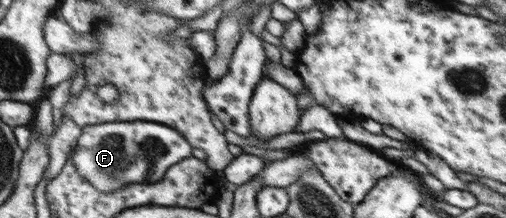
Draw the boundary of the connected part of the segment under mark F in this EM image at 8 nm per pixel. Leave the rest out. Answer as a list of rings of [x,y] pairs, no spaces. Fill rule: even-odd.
[[[128,121],[128,123],[97,123],[81,128],[69,159],[84,180],[98,192],[110,193],[126,183],[162,181],[168,167],[192,156],[192,146],[181,132],[163,123]]]

